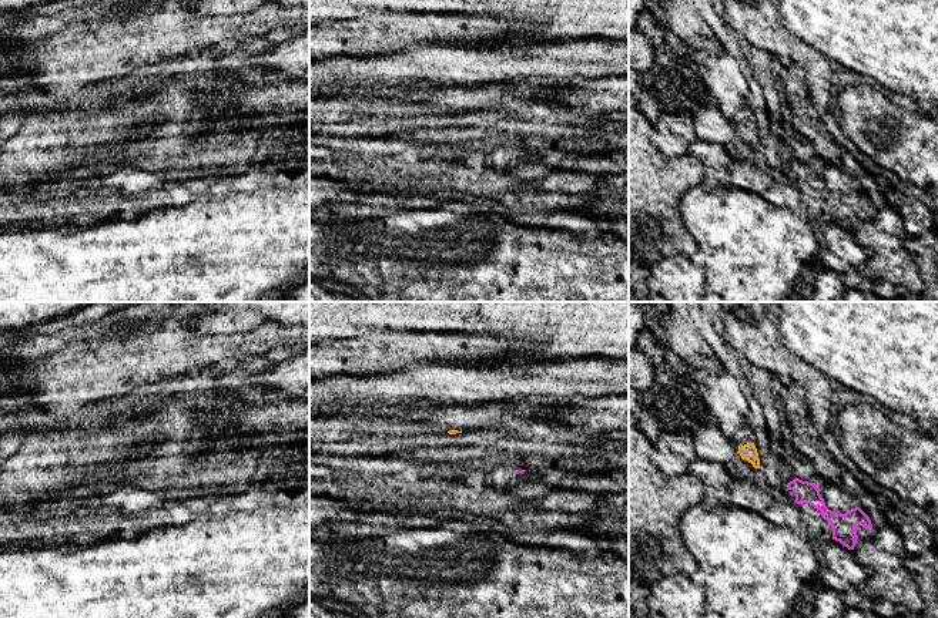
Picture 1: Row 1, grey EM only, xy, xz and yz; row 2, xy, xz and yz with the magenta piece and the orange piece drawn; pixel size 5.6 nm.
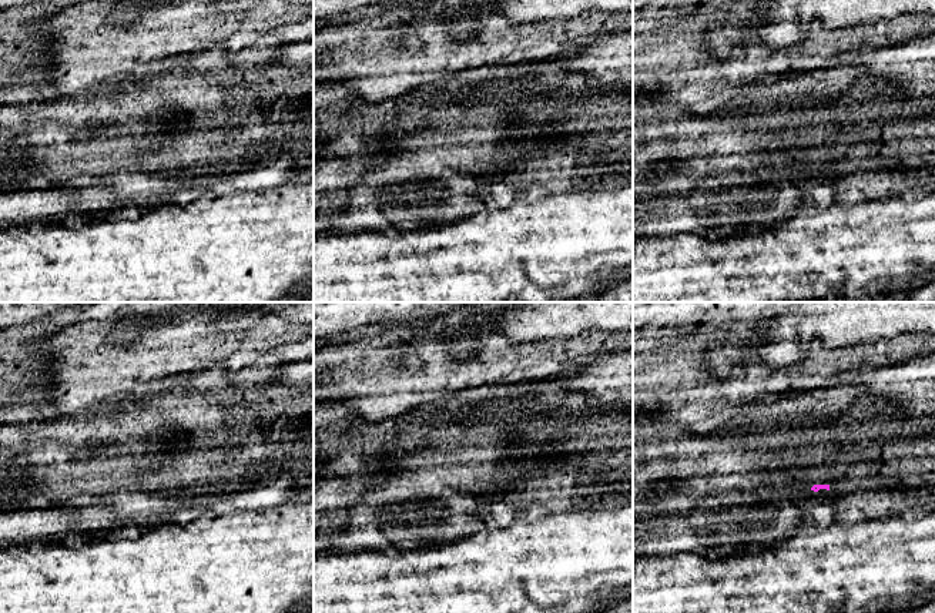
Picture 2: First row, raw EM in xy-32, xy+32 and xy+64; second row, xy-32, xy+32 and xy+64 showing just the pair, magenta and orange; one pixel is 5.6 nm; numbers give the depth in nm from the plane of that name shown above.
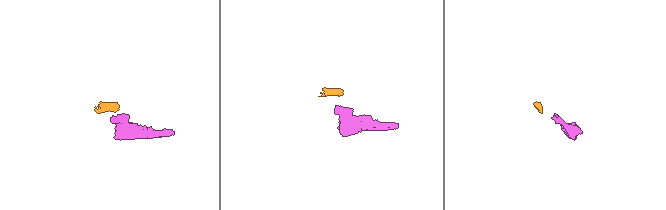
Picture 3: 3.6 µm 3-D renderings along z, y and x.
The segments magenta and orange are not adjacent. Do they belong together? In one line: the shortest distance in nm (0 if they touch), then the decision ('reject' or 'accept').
180 nm apart; reject

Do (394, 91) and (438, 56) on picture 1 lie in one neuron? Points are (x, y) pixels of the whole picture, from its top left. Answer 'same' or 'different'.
same

